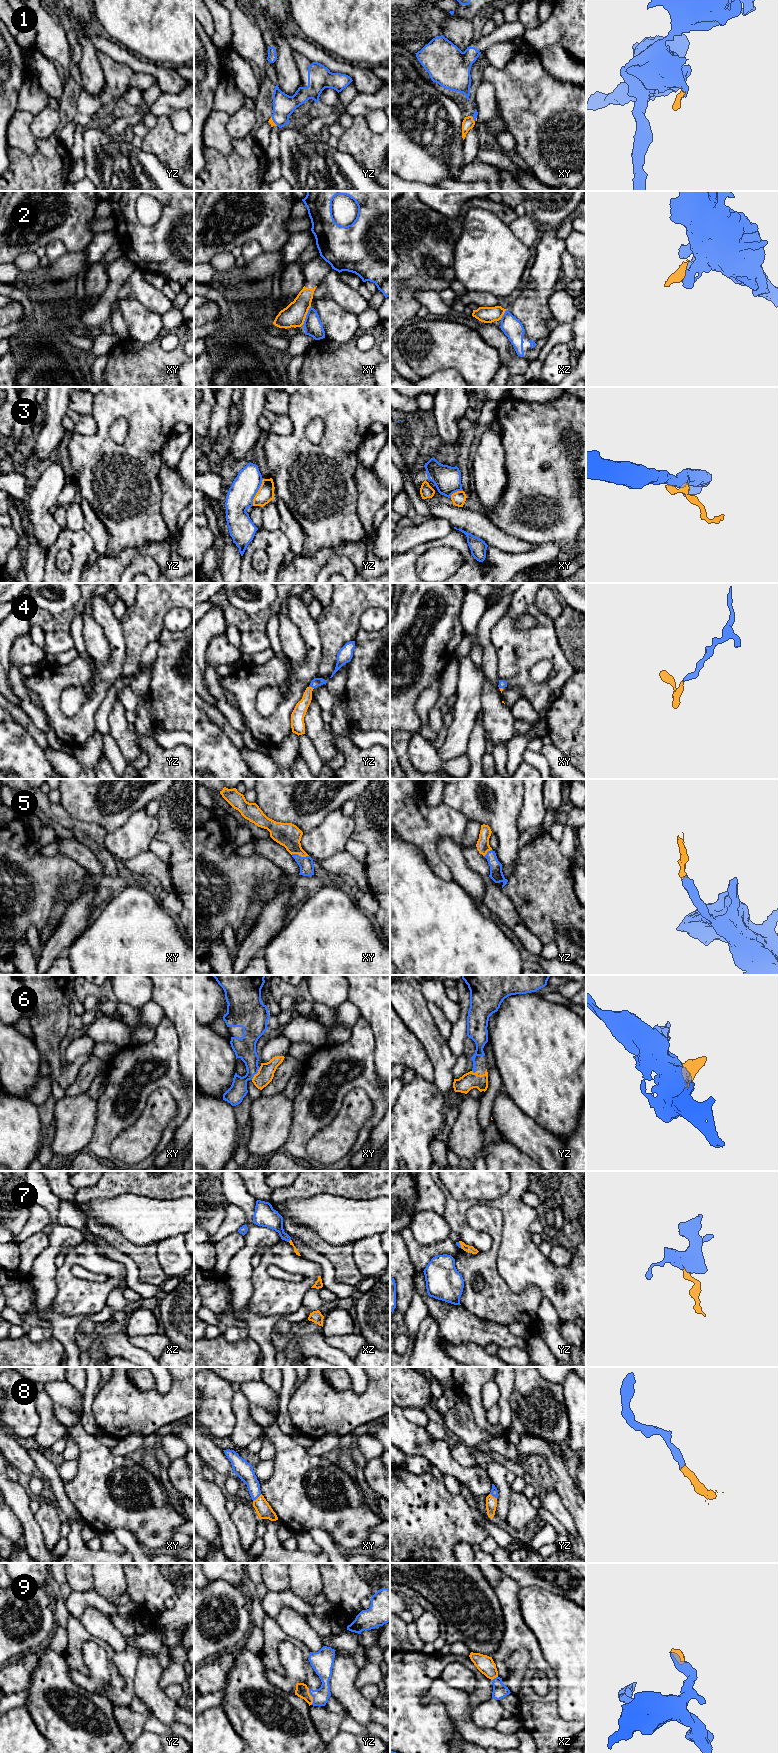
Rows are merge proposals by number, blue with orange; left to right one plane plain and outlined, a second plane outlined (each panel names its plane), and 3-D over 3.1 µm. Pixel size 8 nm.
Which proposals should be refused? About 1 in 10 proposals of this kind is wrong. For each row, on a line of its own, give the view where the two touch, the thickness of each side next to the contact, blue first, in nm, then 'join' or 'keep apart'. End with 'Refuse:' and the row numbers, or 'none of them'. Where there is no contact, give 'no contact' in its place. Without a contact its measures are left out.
1: meets blue in yz; 180 nm thick on the blue side, 40 nm on the other; join
2: meets blue in xy; 150 nm thick on the blue side, 180 nm on the other; keep apart
3: meets blue in yz; 220 nm thick on the blue side, 140 nm on the other; keep apart
4: meets blue in yz; 70 nm thick on the blue side, 110 nm on the other; join
5: meets blue in xy; 120 nm thick on the blue side, 190 nm on the other; join
6: meets blue in xy; 180 nm thick on the blue side, 130 nm on the other; join
7: meets blue in yz; 30 nm thick on the blue side, 60 nm on the other; join
8: meets blue in xy; 140 nm thick on the blue side, 120 nm on the other; join
9: meets blue in yz; 140 nm thick on the blue side, 110 nm on the other; join
Refuse: 2, 3

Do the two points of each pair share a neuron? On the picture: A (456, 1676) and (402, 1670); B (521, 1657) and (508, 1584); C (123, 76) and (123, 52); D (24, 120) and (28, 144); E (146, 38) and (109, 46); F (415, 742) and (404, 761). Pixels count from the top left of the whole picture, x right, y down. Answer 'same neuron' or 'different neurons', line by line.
A: different neurons
B: different neurons
C: different neurons
D: same neuron
E: different neurons
F: different neurons

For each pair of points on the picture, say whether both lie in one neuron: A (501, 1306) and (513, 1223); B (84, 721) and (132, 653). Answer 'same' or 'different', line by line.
A: different
B: different

